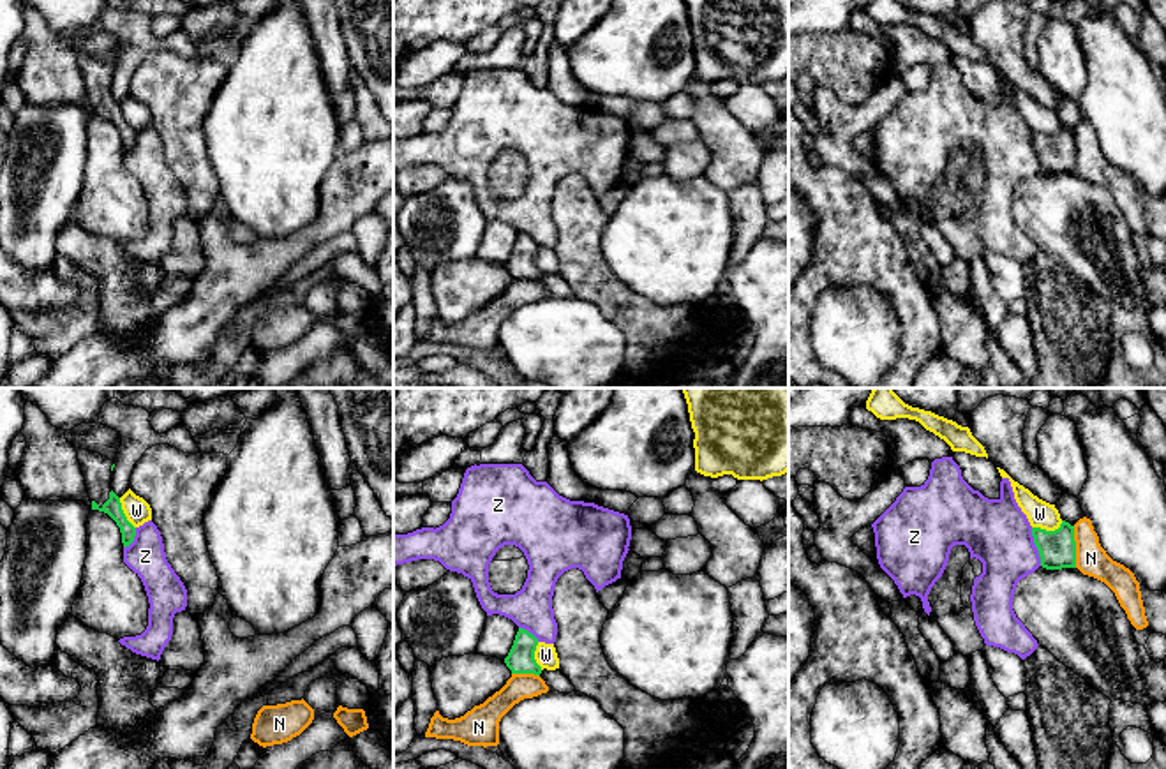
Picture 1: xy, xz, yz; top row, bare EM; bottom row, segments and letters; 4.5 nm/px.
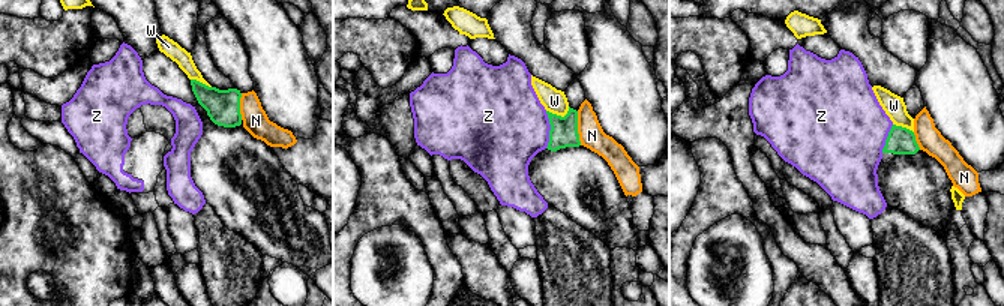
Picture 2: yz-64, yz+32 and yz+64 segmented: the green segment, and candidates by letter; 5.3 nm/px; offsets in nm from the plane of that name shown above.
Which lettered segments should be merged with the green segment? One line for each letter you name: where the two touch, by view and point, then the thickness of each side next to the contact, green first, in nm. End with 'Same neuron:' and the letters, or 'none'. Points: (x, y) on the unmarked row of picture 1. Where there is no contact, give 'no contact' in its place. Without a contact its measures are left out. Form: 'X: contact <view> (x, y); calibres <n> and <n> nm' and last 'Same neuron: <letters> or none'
Same neuron: none

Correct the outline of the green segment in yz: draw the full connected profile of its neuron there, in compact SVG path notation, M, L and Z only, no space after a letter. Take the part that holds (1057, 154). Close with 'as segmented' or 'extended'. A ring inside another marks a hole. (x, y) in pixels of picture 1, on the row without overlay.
M1062 125L1055 136L1032 132L1041 171L1046 175L1076 173L1074 131Z; as segmented

